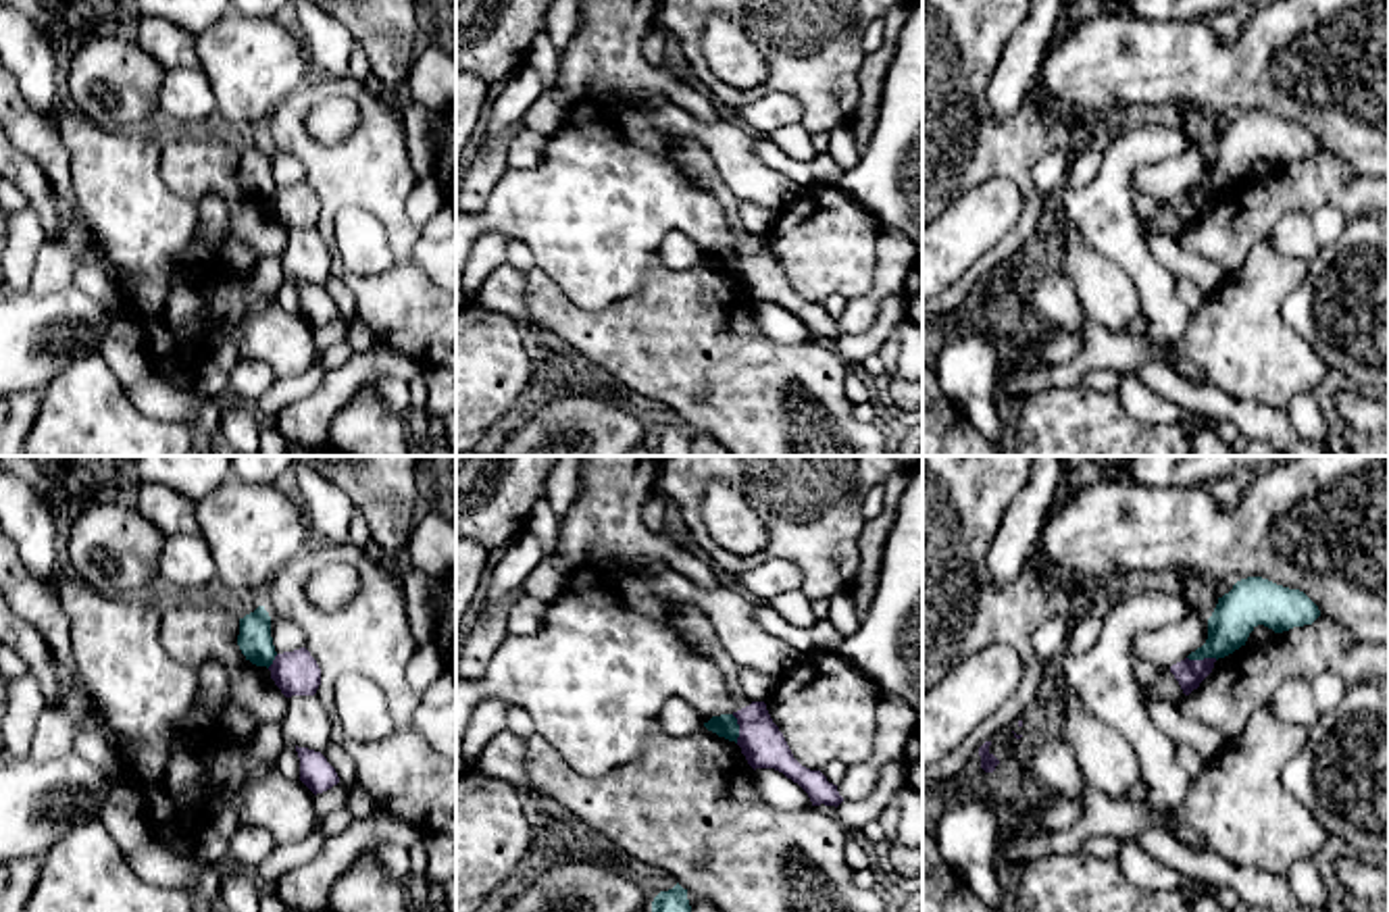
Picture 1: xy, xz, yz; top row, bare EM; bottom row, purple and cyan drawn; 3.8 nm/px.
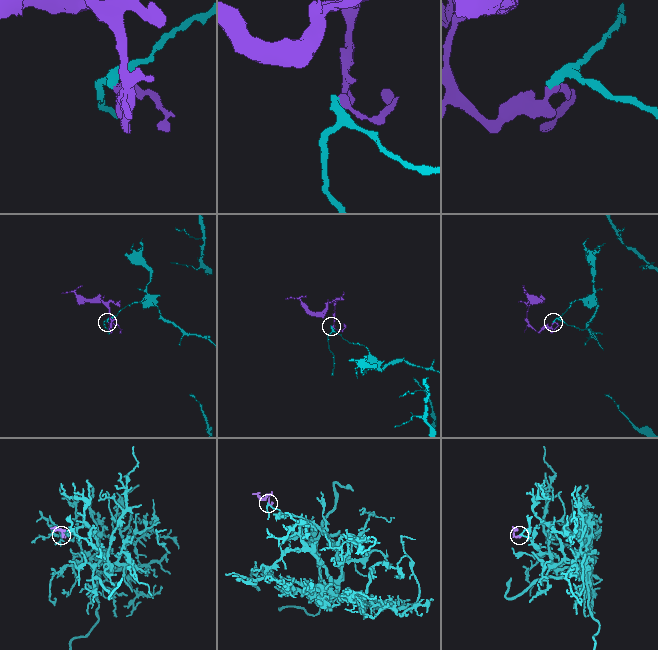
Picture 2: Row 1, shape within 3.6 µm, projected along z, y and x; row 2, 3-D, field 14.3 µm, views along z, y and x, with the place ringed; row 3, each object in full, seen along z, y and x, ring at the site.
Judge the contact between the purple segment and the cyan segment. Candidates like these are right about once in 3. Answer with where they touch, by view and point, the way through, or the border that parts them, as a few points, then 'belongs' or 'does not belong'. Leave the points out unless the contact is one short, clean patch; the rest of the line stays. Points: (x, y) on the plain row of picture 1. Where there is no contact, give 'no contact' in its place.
meets purple in yz at (1204, 192); border along yz (1188, 190), (1217, 192); does not belong

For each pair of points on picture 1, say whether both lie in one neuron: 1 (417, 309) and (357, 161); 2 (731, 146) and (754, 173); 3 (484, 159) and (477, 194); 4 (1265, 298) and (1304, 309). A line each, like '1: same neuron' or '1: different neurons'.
1: same neuron
2: same neuron
3: same neuron
4: different neurons

